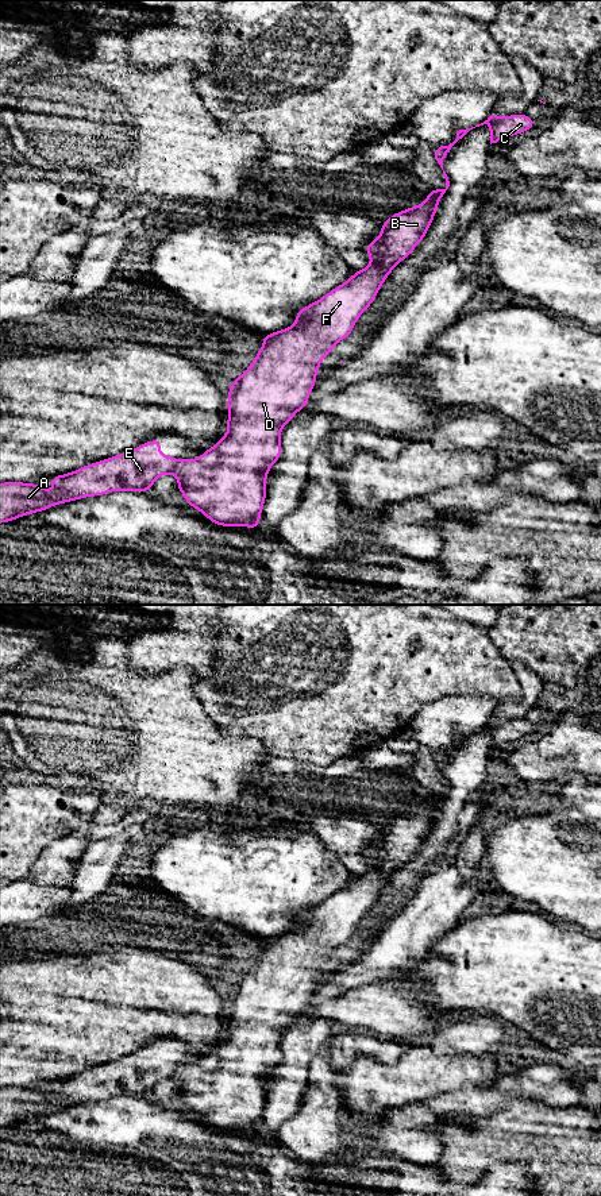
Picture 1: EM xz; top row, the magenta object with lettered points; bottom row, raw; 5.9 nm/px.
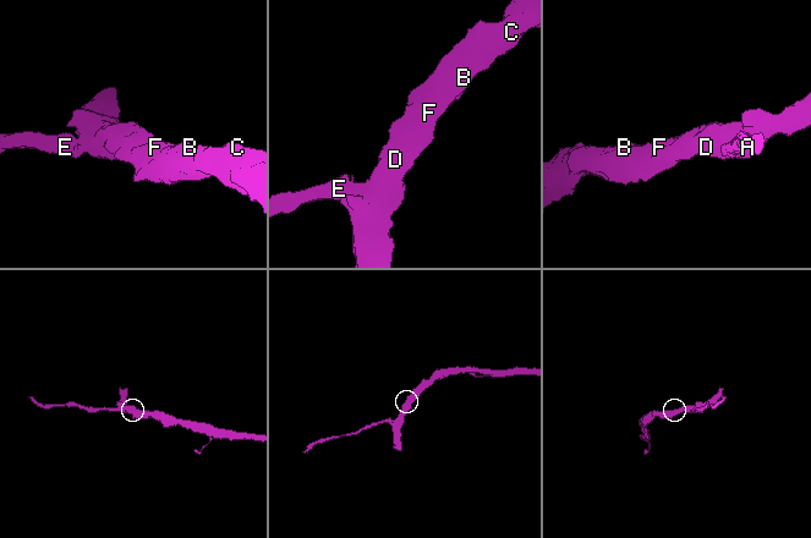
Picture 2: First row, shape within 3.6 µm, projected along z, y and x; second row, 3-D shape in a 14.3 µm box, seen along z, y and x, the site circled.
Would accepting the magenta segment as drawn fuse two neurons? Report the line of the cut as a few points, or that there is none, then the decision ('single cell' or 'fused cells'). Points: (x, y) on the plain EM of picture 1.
cut xz (178, 1065), (170, 1077); fused cells

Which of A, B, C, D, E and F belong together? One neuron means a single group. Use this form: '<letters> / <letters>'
A E / B C D F

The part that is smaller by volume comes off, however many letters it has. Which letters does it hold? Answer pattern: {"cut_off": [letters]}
{"cut_off": ["A", "E"]}

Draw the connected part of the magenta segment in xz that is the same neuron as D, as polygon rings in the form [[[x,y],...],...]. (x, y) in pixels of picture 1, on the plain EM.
[[[443,775],[446,792],[432,795],[427,799],[421,810],[412,810],[407,815],[393,818],[381,829],[381,838],[375,845],[365,850],[371,868],[362,875],[355,876],[346,887],[334,892],[320,904],[297,915],[296,927],[285,934],[263,940],[262,953],[255,958],[255,965],[246,976],[236,981],[228,992],[227,1003],[227,1038],[217,1048],[203,1056],[200,1062],[178,1065],[173,1080],[177,1083],[180,1095],[188,1107],[188,1111],[200,1115],[209,1126],[220,1131],[258,1134],[262,1114],[266,1106],[266,1083],[270,1072],[278,1066],[282,1060],[280,1048],[282,1033],[296,1021],[296,1018],[308,1010],[308,1002],[316,988],[316,977],[320,975],[320,967],[335,953],[335,950],[348,942],[361,919],[374,907],[382,888],[390,880],[392,875],[407,864],[416,850],[425,842],[429,830],[436,819],[438,810],[450,791],[448,782]]]

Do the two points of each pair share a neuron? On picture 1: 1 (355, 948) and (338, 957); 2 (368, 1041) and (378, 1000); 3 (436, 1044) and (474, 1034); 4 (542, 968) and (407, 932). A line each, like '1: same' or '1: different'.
1: same
2: different
3: same
4: different

